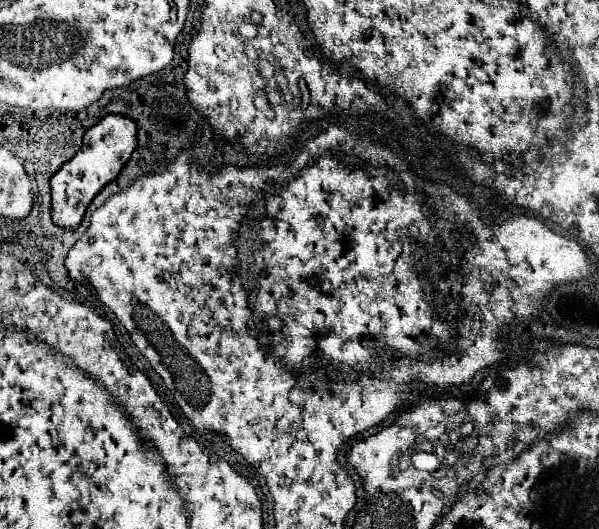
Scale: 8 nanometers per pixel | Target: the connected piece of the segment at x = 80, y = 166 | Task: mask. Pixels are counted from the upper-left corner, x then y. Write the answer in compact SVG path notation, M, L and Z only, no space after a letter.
M108 115L100 123L90 127L84 135L82 149L68 163L64 163L50 179L52 221L68 229L78 227L90 201L98 195L102 187L106 187L110 181L118 177L120 169L130 159L134 147L136 147L136 123L132 123L132 119L120 115Z

